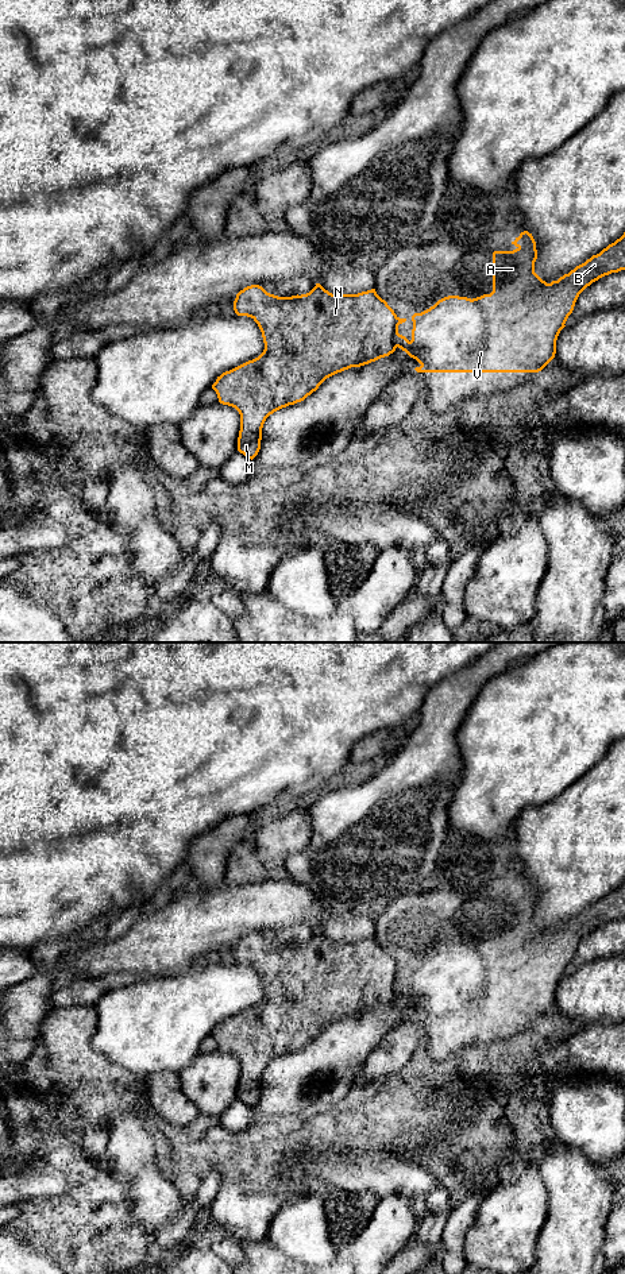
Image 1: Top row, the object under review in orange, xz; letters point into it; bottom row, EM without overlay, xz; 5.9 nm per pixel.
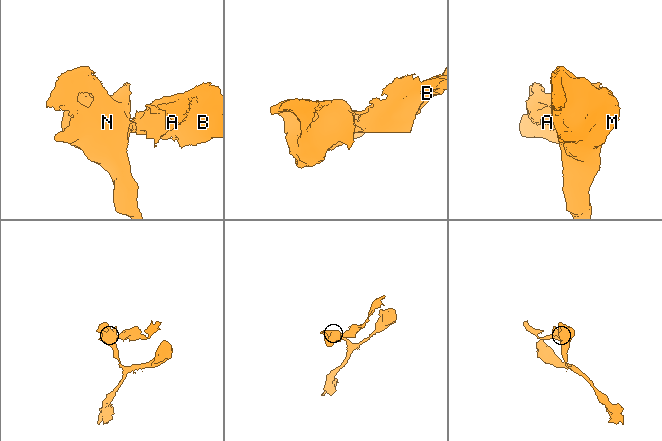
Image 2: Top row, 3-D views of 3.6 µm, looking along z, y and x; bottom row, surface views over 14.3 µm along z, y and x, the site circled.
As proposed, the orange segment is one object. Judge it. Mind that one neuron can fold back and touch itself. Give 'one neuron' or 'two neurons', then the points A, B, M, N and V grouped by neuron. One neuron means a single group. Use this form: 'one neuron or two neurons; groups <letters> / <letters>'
two neurons; groups A B V / M N

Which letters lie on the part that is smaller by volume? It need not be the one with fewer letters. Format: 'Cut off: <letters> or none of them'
Cut off: A, B, V

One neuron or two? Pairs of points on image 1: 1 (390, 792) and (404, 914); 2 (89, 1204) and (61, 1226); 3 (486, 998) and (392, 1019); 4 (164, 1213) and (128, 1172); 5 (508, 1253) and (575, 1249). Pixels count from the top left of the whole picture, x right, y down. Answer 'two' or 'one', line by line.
1: two
2: one
3: two
4: one
5: two

